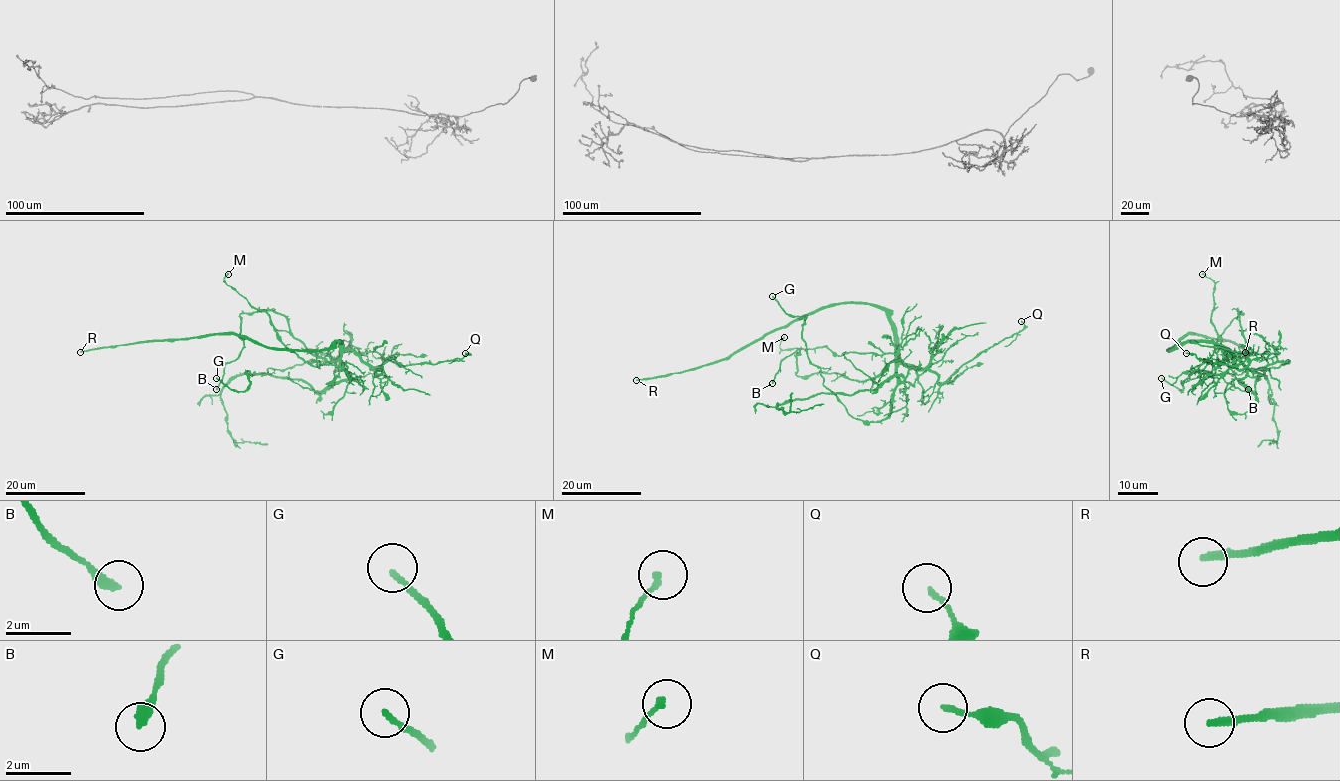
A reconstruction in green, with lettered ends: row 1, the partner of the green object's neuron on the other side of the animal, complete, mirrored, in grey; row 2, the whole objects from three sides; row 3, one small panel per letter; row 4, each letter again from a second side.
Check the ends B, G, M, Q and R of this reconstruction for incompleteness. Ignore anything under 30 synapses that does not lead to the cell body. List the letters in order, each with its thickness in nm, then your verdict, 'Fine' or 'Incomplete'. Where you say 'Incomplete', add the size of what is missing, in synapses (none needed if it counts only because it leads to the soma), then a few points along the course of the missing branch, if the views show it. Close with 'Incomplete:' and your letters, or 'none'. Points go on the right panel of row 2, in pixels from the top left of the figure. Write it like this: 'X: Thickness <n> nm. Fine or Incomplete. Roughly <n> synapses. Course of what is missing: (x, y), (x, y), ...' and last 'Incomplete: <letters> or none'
B: Thickness 320 nm. Fine
G: Thickness 150 nm. Fine
M: Thickness 160 nm. Fine
Q: Thickness 140 nm. Fine
R: Thickness 240 nm. Incomplete. Roughly 500 synapses. Course of what is missing: (1245, 352), (1274, 320), (1262, 364), (1214, 367), (1217, 401), (1178, 427), (1261, 428), (1221, 445), (1175, 411)
Incomplete: R

